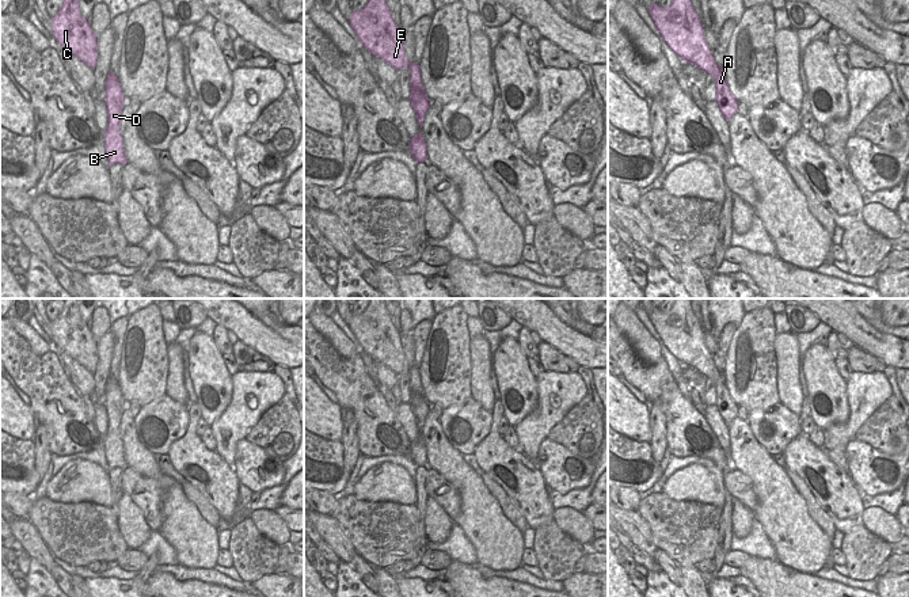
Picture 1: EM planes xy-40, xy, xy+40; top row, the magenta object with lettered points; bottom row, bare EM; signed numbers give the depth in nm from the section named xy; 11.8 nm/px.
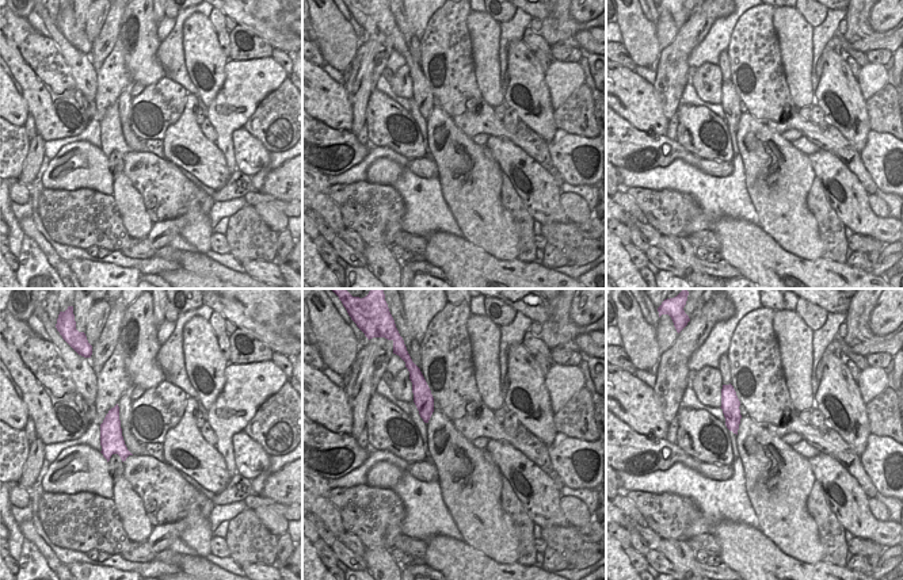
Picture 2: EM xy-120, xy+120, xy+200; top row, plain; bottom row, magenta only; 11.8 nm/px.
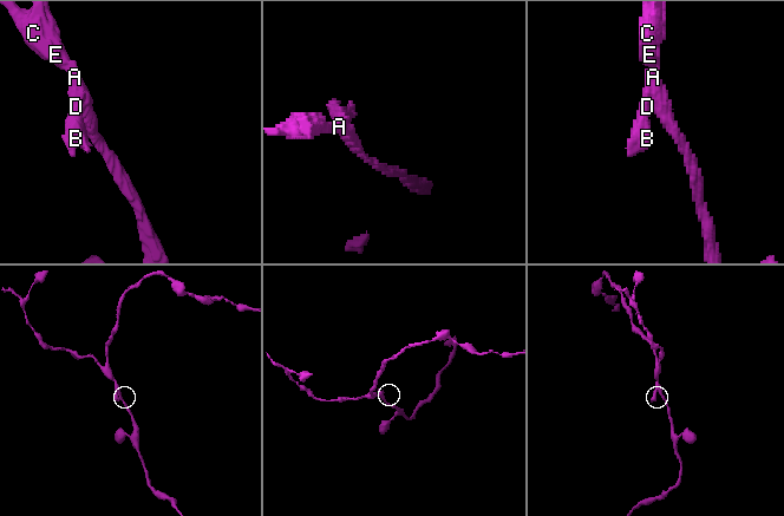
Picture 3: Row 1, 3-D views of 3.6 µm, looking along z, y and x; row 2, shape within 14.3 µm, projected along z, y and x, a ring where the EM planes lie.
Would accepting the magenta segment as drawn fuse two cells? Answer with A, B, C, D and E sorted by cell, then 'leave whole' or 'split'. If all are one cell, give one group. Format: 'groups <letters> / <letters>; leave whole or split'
groups A C E / B D; split

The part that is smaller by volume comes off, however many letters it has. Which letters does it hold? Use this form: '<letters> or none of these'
B, D

